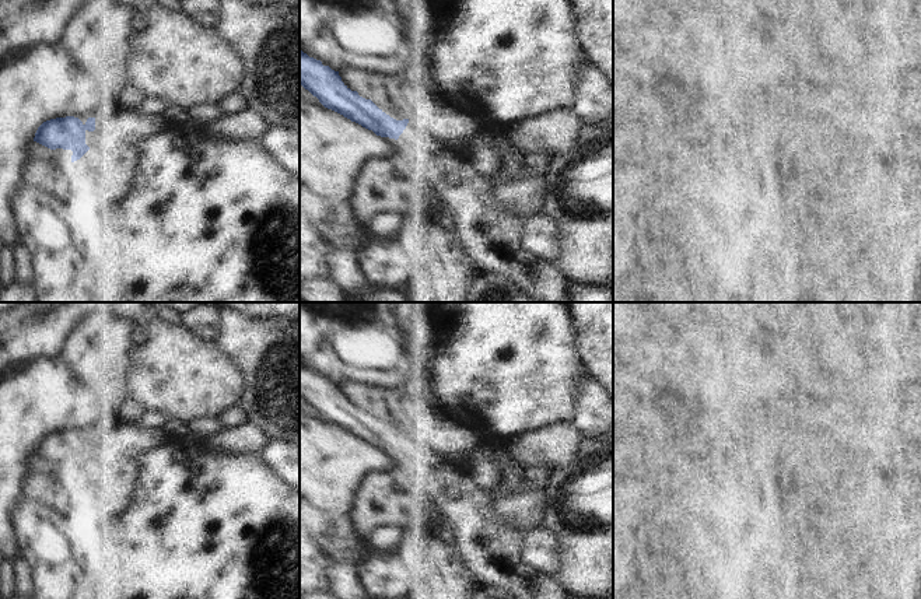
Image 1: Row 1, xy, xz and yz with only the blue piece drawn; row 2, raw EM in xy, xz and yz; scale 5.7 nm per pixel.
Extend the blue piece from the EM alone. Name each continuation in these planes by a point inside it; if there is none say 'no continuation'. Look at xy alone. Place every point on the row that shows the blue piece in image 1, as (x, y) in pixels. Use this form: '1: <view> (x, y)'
1: xy (109, 125)

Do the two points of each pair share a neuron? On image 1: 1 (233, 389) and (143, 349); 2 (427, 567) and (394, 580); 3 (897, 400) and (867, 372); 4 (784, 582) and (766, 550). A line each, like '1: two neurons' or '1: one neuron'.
1: one neuron
2: two neurons
3: two neurons
4: one neuron

